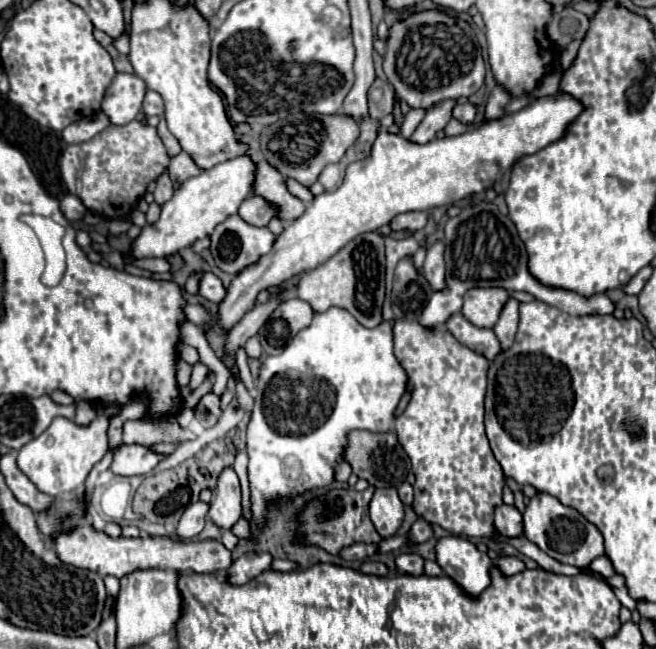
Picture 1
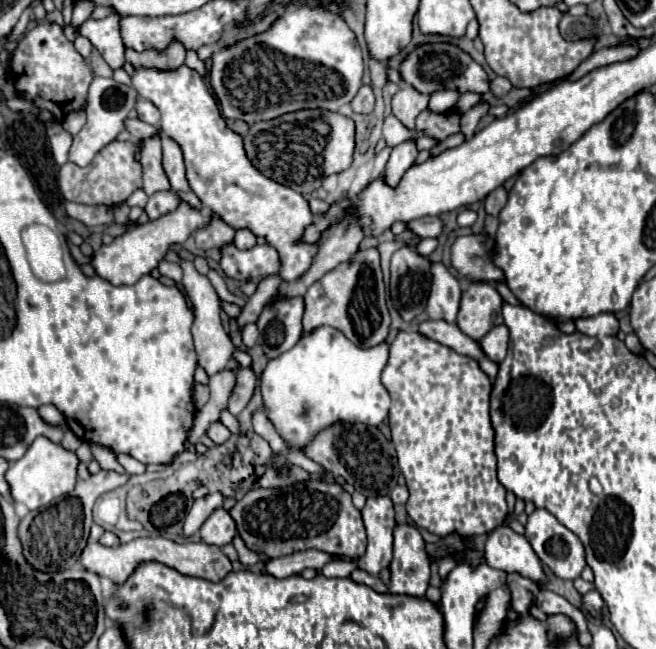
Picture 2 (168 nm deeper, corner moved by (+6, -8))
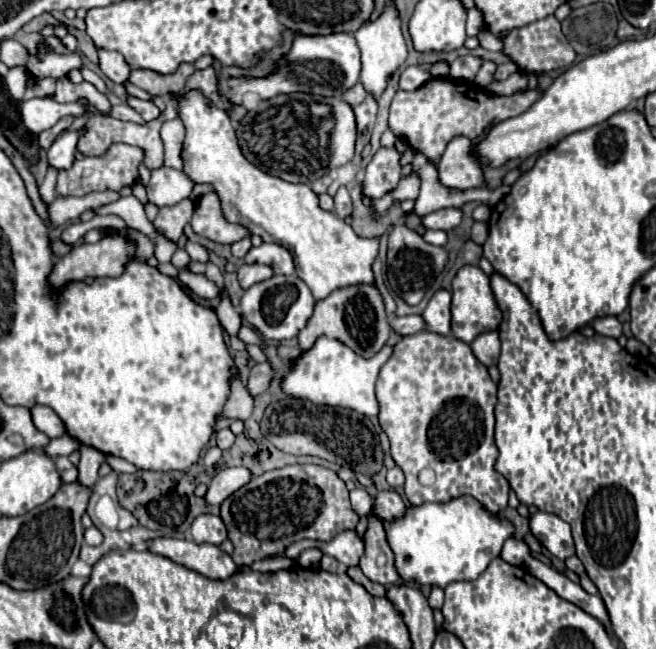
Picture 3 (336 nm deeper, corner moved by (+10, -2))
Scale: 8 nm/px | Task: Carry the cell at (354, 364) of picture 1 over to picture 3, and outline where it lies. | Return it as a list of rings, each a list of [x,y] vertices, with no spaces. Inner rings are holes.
[[[320,336],[310,350],[300,352],[296,358],[290,360],[290,370],[286,376],[282,376],[280,386],[282,392],[288,394],[290,398],[310,400],[314,404],[326,404],[326,406],[352,408],[364,416],[376,416],[378,400],[376,400],[374,384],[380,366],[390,358],[390,354],[392,348],[384,346],[376,356],[362,358],[340,340]]]

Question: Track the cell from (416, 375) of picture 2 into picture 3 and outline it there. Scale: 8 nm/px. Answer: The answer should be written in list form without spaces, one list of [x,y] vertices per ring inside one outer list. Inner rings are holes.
[[[418,332],[412,336],[402,336],[394,346],[392,356],[380,368],[376,382],[376,396],[380,402],[380,426],[390,438],[392,458],[396,466],[402,468],[406,476],[404,494],[412,506],[422,506],[426,502],[446,504],[460,496],[472,496],[490,514],[500,514],[508,504],[508,480],[494,470],[498,458],[498,448],[494,444],[494,406],[496,406],[496,384],[492,382],[488,370],[480,360],[476,360],[472,348],[458,340],[456,336]],[[430,468],[436,472],[436,480],[424,486],[418,476],[420,470]]]

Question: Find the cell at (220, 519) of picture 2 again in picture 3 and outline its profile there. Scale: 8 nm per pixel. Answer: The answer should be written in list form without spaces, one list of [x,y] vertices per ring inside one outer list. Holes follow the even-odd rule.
[[[202,514],[192,522],[192,538],[198,544],[222,544],[228,538],[228,532],[220,516]]]

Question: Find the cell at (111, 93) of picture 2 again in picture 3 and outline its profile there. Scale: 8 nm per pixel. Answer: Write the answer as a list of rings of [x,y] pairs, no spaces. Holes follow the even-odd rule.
[[[86,128],[74,130],[74,132],[64,132],[48,150],[48,164],[52,164],[58,170],[66,170],[74,164],[76,154],[78,154],[78,140],[84,136]]]

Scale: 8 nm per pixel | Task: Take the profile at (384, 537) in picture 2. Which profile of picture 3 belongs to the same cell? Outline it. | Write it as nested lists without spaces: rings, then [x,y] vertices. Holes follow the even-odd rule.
[[[370,514],[368,516],[368,528],[364,534],[364,554],[360,558],[362,572],[384,586],[392,586],[400,582],[398,570],[394,566],[394,554],[388,546],[384,524],[380,522],[380,516]]]

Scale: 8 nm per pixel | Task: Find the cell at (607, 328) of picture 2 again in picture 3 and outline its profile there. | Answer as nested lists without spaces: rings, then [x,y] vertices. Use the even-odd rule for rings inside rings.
[[[604,316],[604,318],[596,318],[590,322],[590,326],[602,334],[602,336],[612,336],[618,338],[622,334],[622,324],[614,318],[614,316]]]

